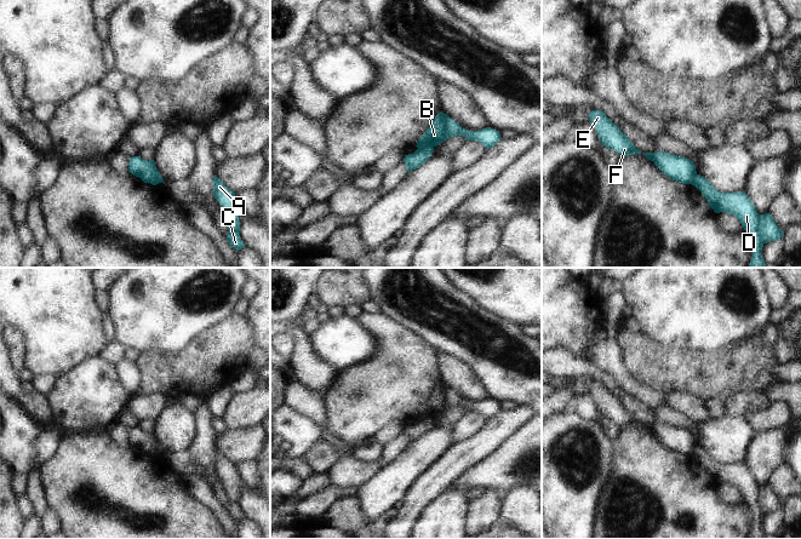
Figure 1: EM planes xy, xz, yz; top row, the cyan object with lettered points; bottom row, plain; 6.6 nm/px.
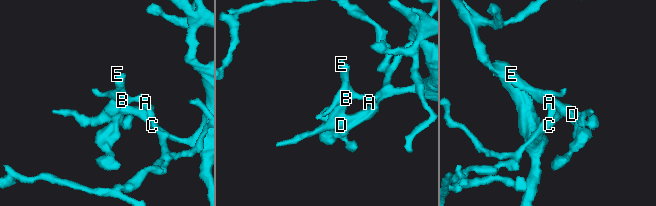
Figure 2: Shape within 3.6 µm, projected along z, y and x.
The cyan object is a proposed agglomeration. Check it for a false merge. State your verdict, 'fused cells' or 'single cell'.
fused cells

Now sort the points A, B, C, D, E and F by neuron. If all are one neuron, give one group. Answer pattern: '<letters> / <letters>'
A B E F / C D

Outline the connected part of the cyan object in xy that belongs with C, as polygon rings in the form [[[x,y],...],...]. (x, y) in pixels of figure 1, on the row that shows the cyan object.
[[[229,231],[227,240],[228,240],[229,245],[233,248],[235,248],[236,251],[240,251],[241,248],[245,247],[245,243],[240,237],[240,233]]]

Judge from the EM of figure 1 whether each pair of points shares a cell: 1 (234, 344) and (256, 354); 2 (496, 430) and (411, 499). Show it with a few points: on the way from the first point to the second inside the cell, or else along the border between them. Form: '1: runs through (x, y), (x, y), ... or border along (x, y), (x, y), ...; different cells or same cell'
1: border along (253, 345), (249, 353), (247, 367); different cells
2: runs through (475, 448), (461, 457), (432, 483); same cell

